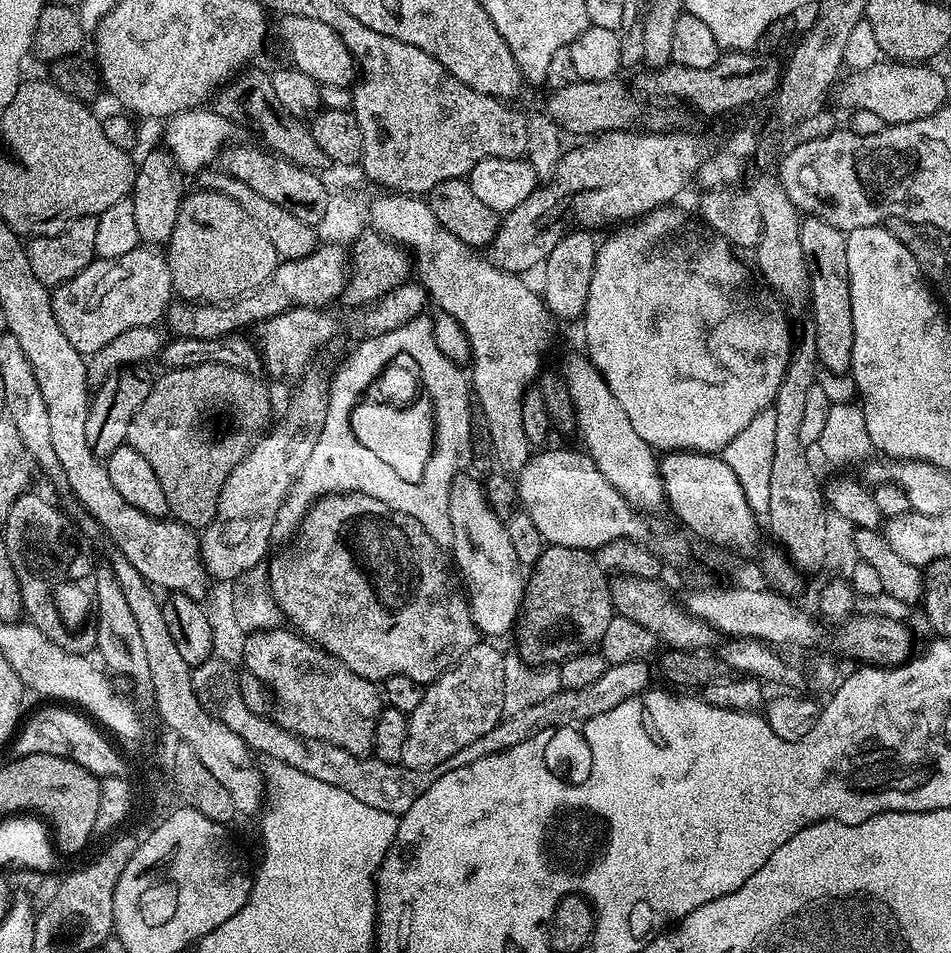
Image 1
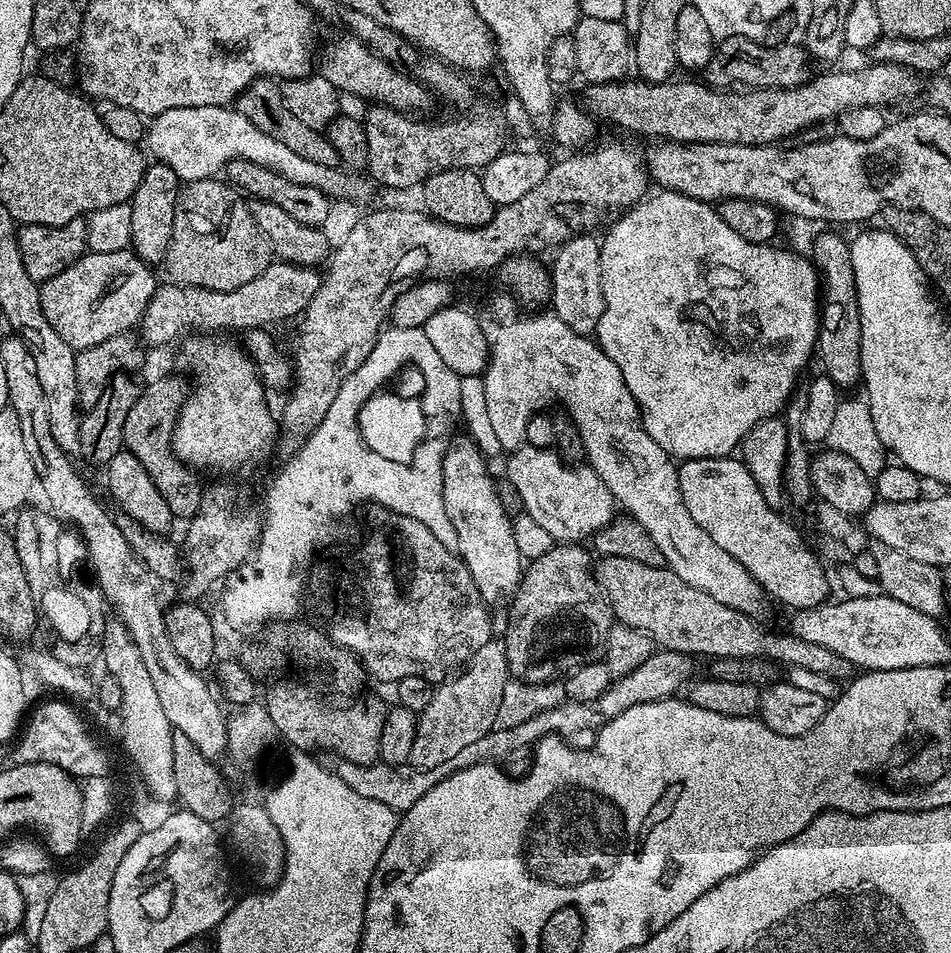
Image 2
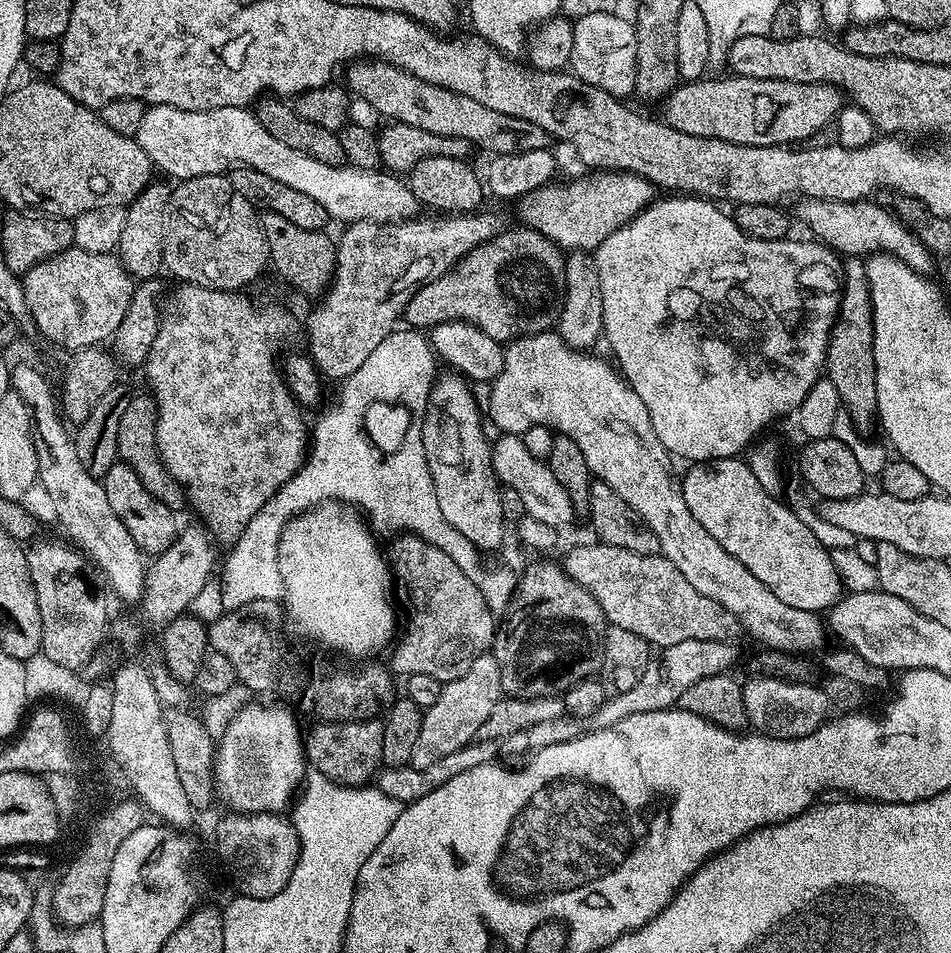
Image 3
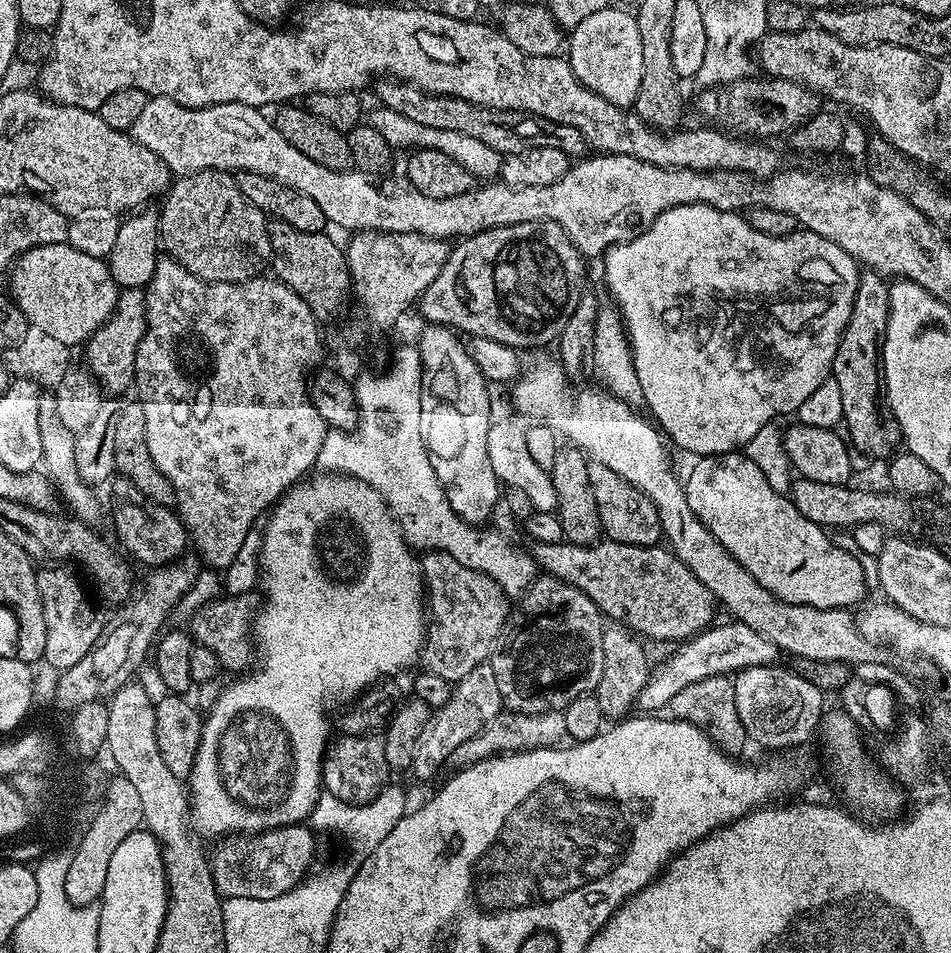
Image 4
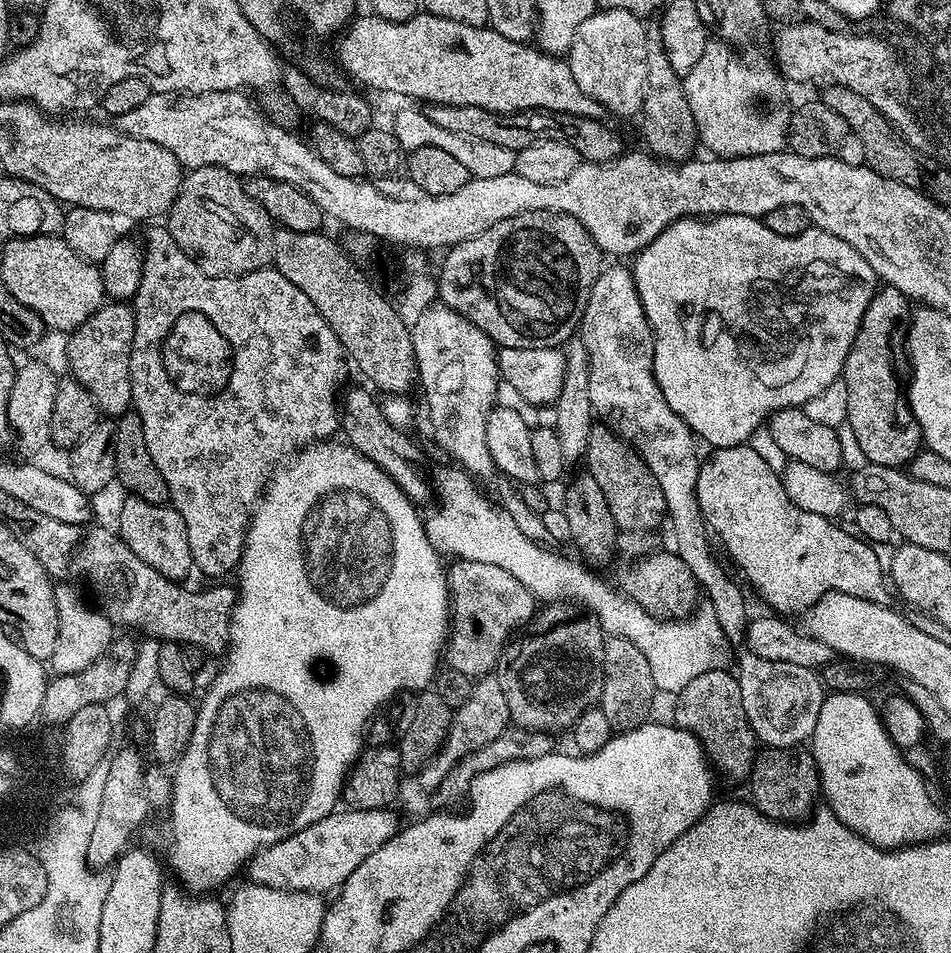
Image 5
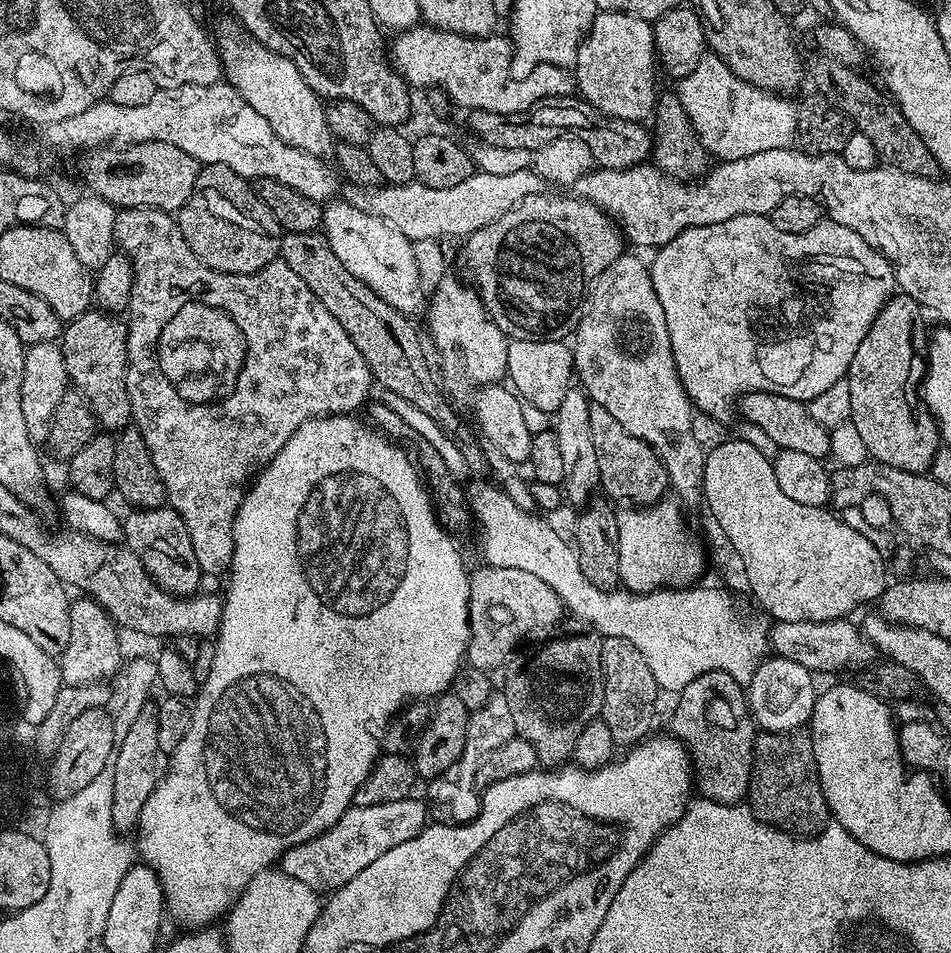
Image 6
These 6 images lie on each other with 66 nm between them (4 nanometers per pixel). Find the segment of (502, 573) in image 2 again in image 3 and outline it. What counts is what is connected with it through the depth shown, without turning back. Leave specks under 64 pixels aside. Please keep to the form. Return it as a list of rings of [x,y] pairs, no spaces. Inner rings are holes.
[[[460,374],[437,375],[418,436],[424,439],[424,456],[432,475],[434,493],[450,526],[468,538],[481,553],[492,552],[504,540],[506,521],[500,501],[500,481],[492,465],[492,444],[480,425],[482,408],[472,397],[469,381]]]

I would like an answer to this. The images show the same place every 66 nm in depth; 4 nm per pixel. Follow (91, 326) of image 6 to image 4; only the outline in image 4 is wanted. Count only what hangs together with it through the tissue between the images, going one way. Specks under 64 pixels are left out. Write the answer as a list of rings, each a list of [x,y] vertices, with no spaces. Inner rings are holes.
[[[126,288],[121,291],[116,308],[110,318],[83,345],[83,363],[96,379],[105,393],[113,397],[123,397],[127,388],[131,389],[136,383],[136,355],[138,346],[148,329],[146,298],[143,288]]]

